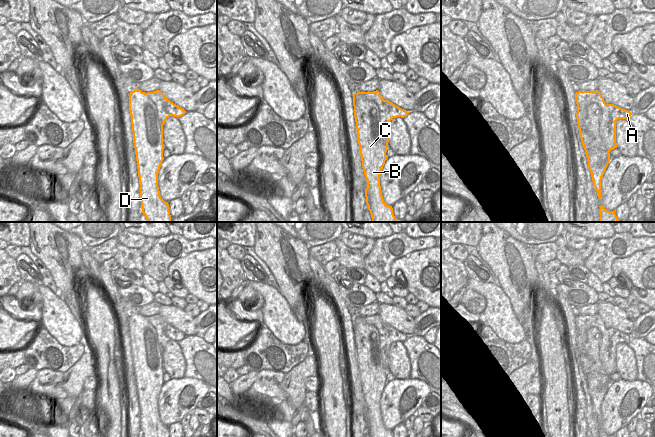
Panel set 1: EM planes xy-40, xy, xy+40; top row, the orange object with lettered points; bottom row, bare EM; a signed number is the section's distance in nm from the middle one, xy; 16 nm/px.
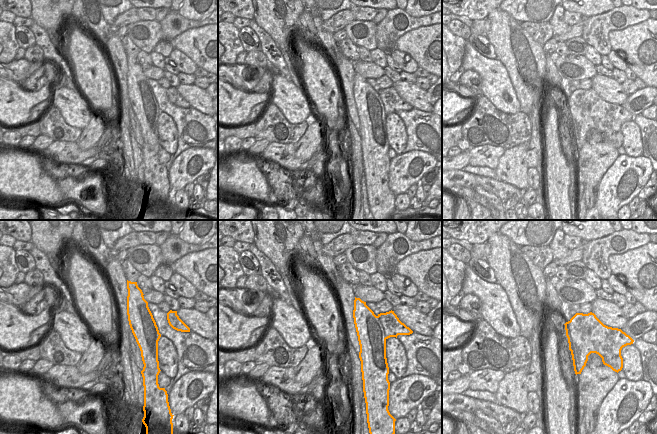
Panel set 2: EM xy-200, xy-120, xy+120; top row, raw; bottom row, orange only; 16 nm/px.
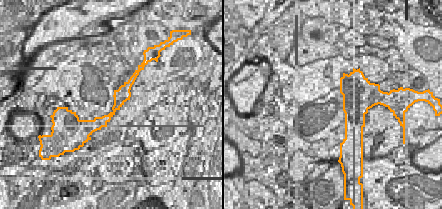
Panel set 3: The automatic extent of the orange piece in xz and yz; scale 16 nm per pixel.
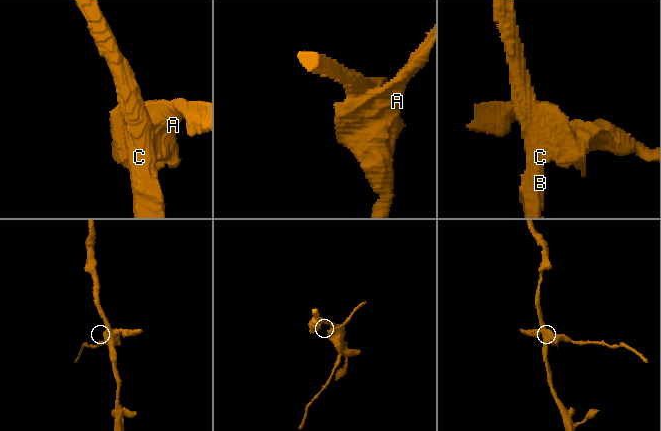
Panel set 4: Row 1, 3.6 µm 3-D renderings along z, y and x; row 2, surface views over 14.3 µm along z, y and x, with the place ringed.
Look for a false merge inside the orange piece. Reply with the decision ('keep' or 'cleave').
cleave

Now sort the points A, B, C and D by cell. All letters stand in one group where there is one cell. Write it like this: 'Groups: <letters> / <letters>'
Groups: A / B C D

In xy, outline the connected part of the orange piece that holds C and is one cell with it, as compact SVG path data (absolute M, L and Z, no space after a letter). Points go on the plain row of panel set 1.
M365 317L353 318L353 330L362 392L367 405L366 428L370 437L393 437L392 430L384 426L380 410L388 372L382 363L380 334L374 325L364 320Z

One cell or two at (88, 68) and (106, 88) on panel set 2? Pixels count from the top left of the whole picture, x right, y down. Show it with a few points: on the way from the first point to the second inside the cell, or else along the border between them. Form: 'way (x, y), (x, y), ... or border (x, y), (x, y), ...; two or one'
way (91, 73), (101, 83); one

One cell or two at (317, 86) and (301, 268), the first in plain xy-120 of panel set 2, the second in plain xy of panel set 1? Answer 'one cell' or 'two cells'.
two cells

